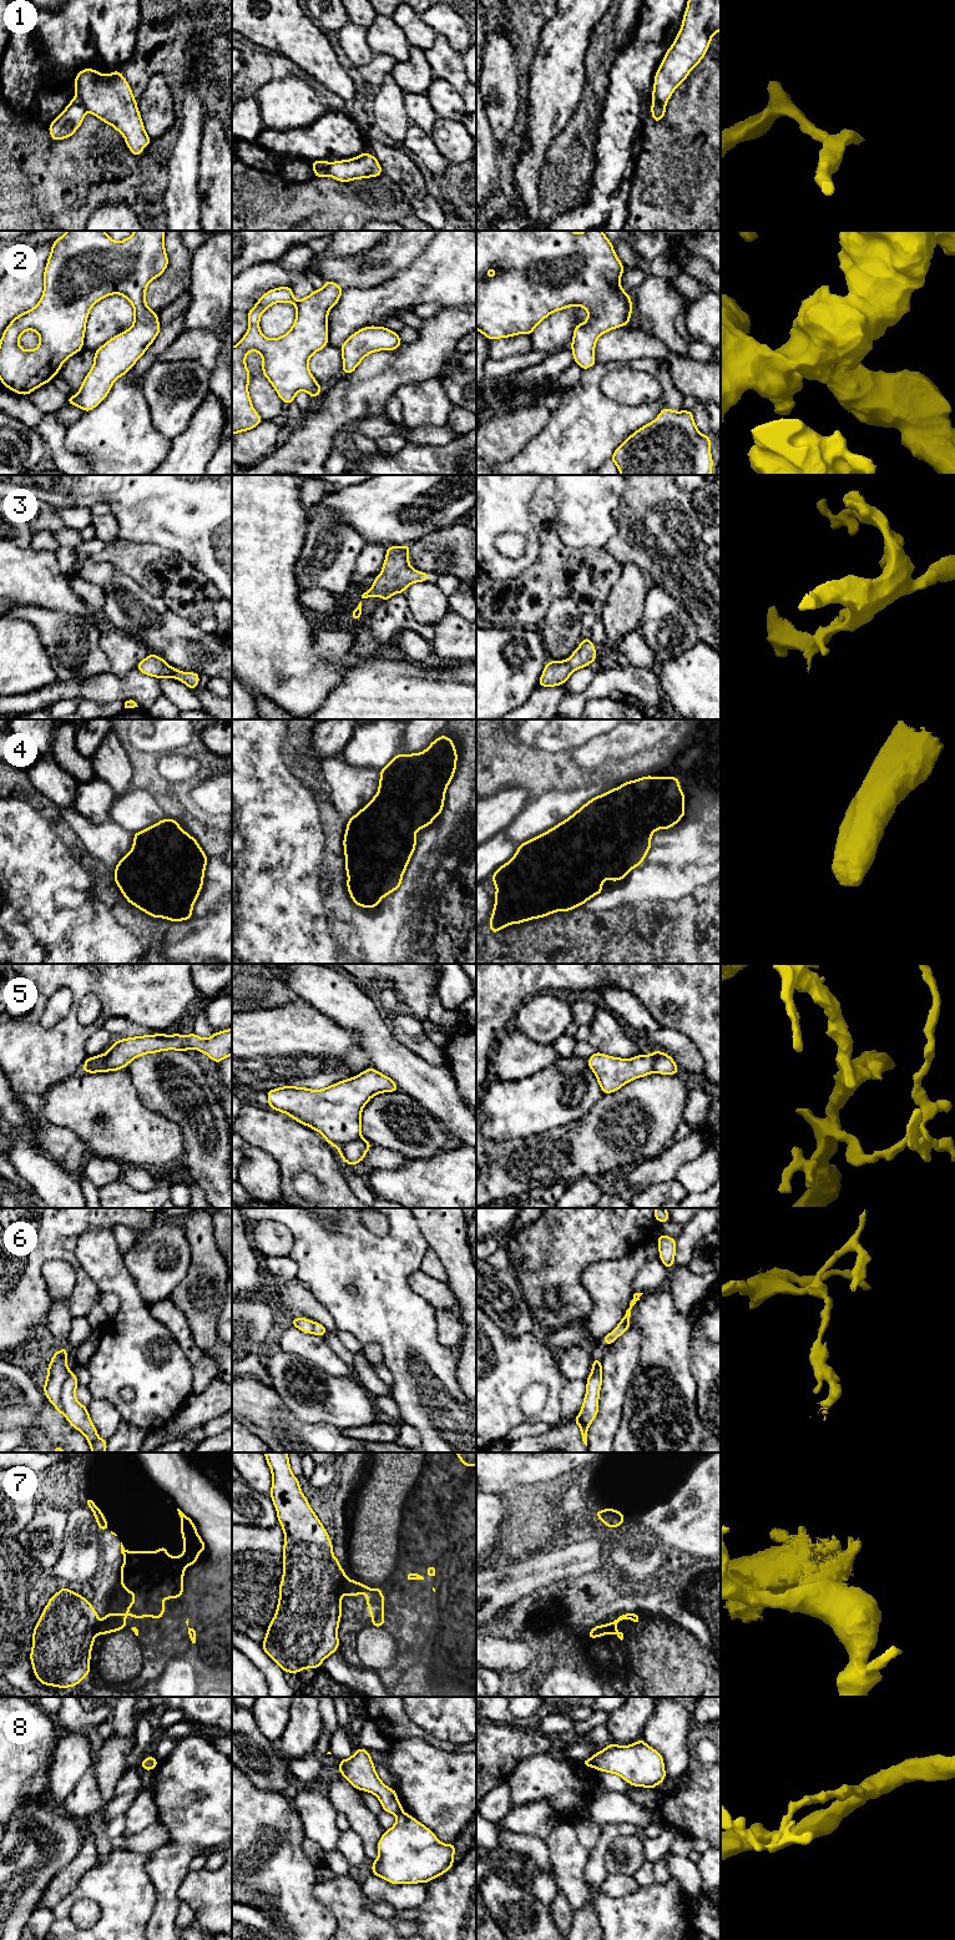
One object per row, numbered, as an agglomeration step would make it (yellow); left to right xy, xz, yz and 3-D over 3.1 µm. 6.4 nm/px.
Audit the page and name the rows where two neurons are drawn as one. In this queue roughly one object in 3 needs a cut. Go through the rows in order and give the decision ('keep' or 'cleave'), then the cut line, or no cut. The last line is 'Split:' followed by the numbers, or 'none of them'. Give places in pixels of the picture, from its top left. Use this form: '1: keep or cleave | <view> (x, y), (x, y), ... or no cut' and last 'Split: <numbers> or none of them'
1: cleave | xy (75, 97), (86, 110)
2: keep | no cut
3: keep | no cut
4: keep | no cut
5: cleave | xz (360, 1136), (337, 1147)
6: cleave | xy (69, 1372), (61, 1388), (61, 1408), (64, 1413)
7: cleave | xz (345, 1581), (343, 1591)
8: cleave | xz (402, 1812), (395, 1814)
Split: 1, 5, 6, 7, 8

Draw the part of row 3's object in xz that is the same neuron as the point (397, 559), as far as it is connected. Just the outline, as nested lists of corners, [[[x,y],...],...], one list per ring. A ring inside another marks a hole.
[[[409,545],[386,547],[382,574],[375,576],[373,586],[362,595],[362,598],[383,597],[388,601],[394,593],[404,593],[414,582],[429,580],[428,572],[414,570],[409,562]]]

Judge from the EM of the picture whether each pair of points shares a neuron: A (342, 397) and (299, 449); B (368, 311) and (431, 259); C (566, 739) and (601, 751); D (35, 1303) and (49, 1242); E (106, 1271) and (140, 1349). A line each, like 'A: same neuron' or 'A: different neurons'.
A: same neuron
B: same neuron
C: different neurons
D: same neuron
E: same neuron

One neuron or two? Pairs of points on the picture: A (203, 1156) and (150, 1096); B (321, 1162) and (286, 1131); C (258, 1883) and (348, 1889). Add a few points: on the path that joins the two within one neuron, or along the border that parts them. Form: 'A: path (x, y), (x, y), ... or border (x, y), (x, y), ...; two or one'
A: path (203, 1138), (167, 1101); one
B: path (312, 1153), (306, 1151), (294, 1140); one
C: border (319, 1880), (316, 1884), (314, 1895), (331, 1911); two

